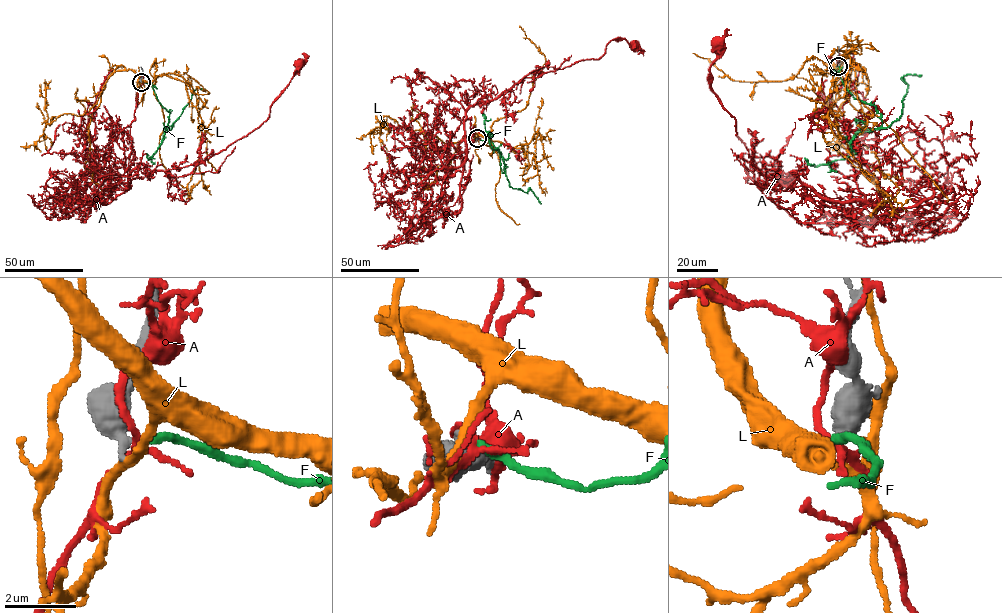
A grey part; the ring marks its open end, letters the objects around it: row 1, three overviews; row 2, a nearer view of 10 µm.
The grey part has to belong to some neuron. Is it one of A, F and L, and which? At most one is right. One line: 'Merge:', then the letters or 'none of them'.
Merge: F

